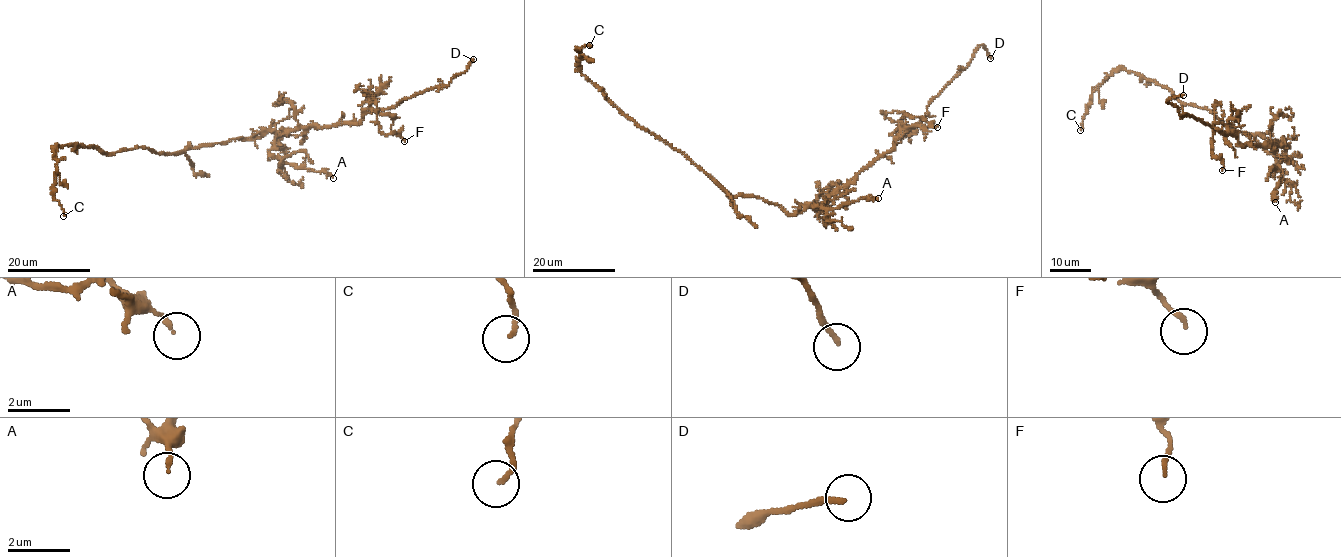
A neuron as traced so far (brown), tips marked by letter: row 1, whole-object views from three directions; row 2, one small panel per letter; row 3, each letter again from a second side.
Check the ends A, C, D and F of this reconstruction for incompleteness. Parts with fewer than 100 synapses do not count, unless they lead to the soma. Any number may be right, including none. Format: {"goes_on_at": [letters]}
{"goes_on_at": ["D"]}

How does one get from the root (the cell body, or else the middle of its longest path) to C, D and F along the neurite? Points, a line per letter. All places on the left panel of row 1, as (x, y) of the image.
C: (230, 139), (165, 155), (144, 147), (106, 154), (92, 146), (56, 147), (54, 198), (64, 210), (63, 216)
D: (230, 139), (355, 124), (366, 113), (446, 86), (473, 59)
F: (230, 139), (355, 124), (373, 102), (379, 130), (395, 132), (404, 141)

